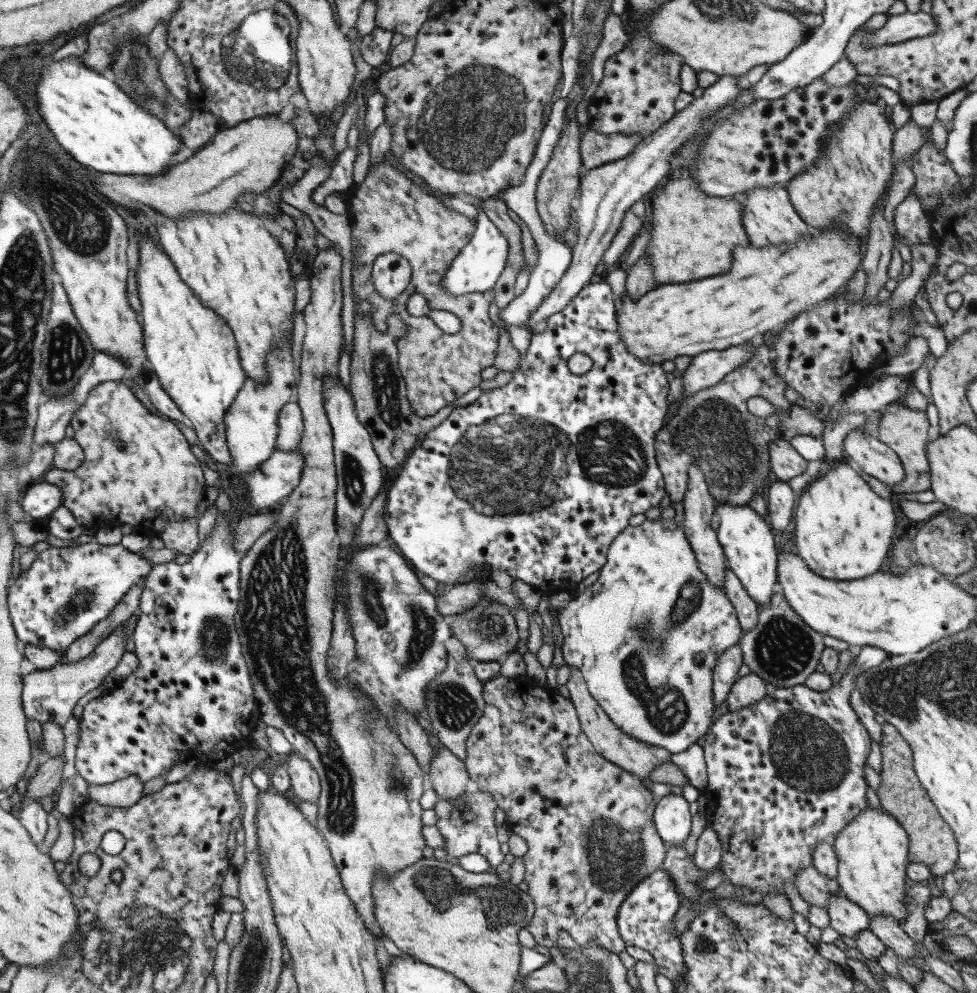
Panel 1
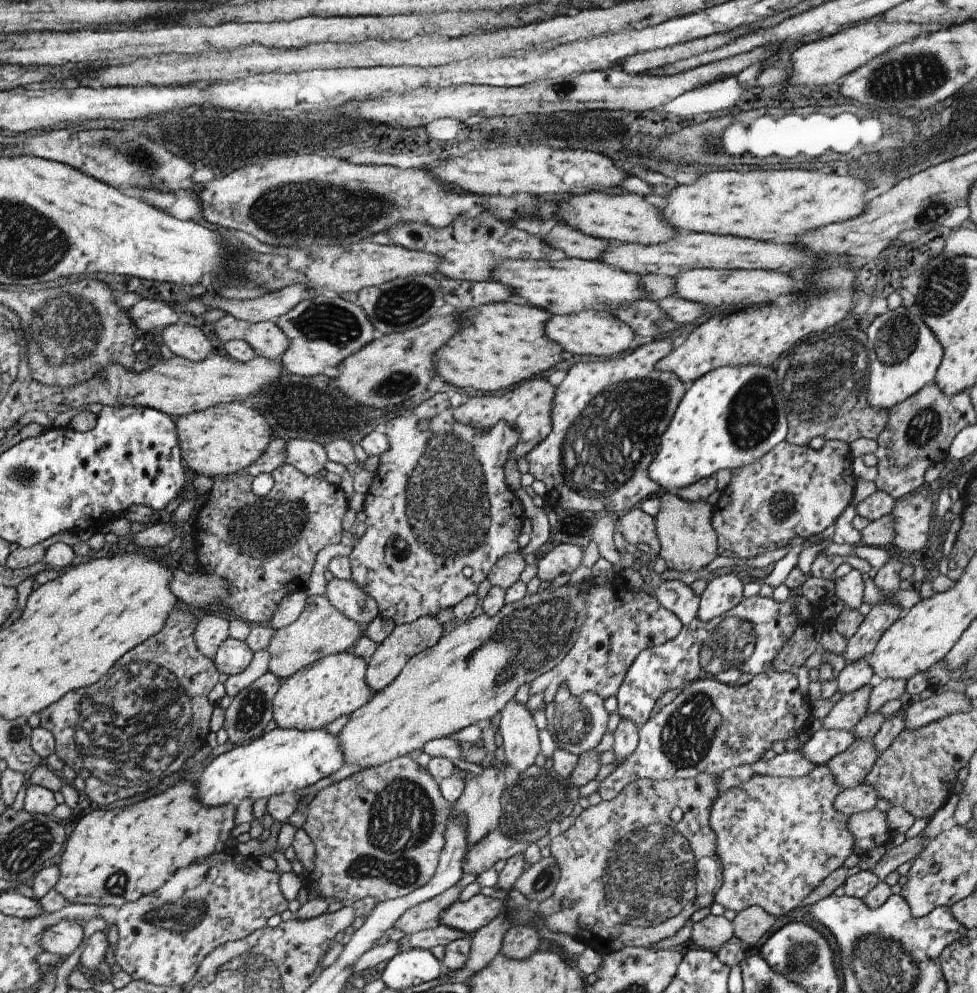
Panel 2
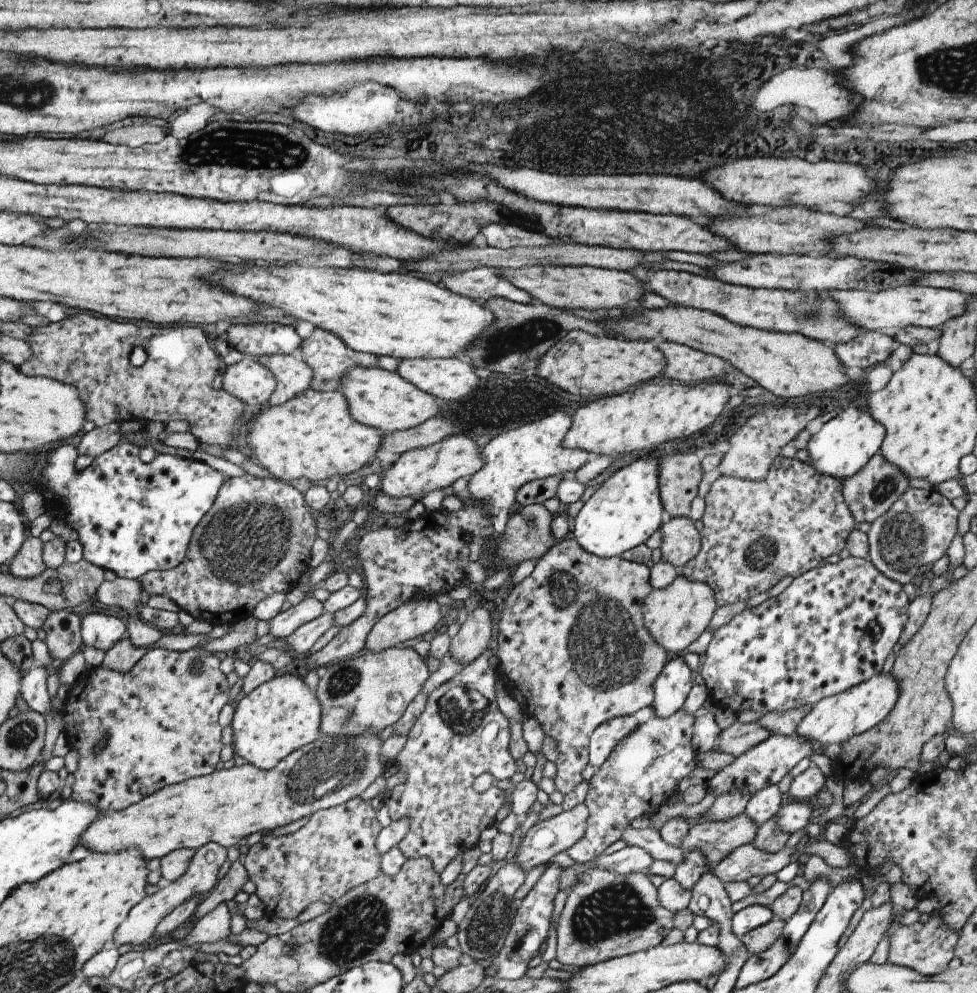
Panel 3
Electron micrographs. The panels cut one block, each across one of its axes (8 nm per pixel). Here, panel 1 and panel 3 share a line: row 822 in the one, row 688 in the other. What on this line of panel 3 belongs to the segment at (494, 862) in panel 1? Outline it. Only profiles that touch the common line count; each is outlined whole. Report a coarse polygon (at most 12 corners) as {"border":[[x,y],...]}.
{"border":[[488,648],[429,694],[384,798],[439,873],[518,778]]}

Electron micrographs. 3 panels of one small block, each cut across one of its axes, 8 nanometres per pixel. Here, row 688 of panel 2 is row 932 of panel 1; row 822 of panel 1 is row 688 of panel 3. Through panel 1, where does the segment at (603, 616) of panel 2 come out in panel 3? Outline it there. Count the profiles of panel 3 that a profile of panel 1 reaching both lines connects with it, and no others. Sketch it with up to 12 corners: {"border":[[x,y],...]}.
{"border":[[562,538],[498,603],[500,678],[583,781],[670,656],[649,568]]}

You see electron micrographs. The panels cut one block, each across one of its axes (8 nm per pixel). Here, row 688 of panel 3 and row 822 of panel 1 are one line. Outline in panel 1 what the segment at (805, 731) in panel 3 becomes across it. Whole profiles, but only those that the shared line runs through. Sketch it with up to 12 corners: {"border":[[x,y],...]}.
{"border":[[874,806],[835,836],[837,881],[870,915],[907,919],[909,838]]}

